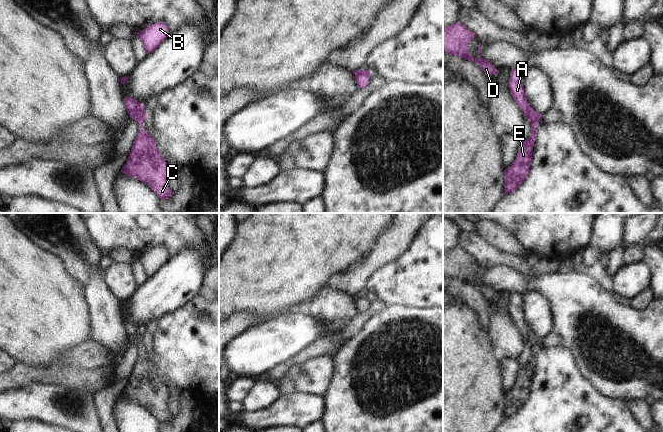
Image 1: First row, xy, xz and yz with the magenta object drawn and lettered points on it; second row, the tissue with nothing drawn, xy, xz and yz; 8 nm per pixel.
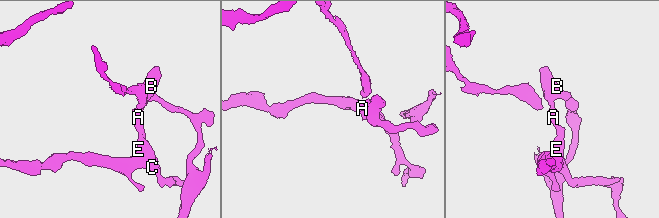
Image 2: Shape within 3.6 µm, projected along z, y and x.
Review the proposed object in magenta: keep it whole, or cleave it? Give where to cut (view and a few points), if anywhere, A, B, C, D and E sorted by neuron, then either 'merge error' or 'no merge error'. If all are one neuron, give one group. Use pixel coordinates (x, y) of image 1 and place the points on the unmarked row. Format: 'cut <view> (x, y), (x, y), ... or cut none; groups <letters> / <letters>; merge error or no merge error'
cut xy (140, 328), (131, 341); groups A B / C D E; merge error

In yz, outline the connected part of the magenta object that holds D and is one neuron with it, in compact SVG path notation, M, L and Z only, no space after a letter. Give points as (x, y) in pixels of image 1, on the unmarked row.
M459 246L452 248L450 250L443 251L443 274L453 280L459 280L465 282L470 286L477 287L487 301L498 297L499 294L497 294L492 288L490 288L488 284L480 282L480 266L479 266L479 281L477 283L474 283L473 280L469 278L469 272L467 271L467 269L469 268L470 265L473 264L474 261L476 261L475 257L470 255L467 251L463 250Z

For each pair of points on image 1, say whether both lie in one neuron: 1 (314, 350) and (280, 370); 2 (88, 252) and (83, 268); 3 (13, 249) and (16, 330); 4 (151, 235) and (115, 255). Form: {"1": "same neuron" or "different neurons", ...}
{"1": "same neuron", "2": "same neuron", "3": "same neuron", "4": "different neurons"}

